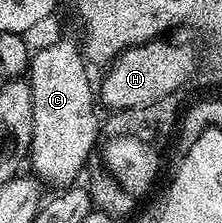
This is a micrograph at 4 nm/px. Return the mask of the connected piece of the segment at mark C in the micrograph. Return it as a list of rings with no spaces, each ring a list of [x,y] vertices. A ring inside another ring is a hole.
[[[61,38],[58,42],[53,42],[50,46],[45,46],[42,48],[38,54],[34,53],[29,59],[29,68],[27,71],[27,81],[29,87],[31,88],[31,108],[33,109],[33,135],[31,136],[31,144],[29,145],[29,153],[27,155],[27,162],[33,165],[32,173],[36,175],[42,183],[57,186],[53,188],[65,188],[70,184],[76,183],[78,181],[77,173],[84,171],[86,169],[87,163],[89,161],[89,156],[93,152],[94,146],[97,144],[97,135],[99,133],[99,118],[97,122],[97,110],[99,111],[98,103],[95,101],[95,82],[89,79],[90,67],[87,65],[87,59],[83,53],[82,47],[77,46],[69,38]]]

